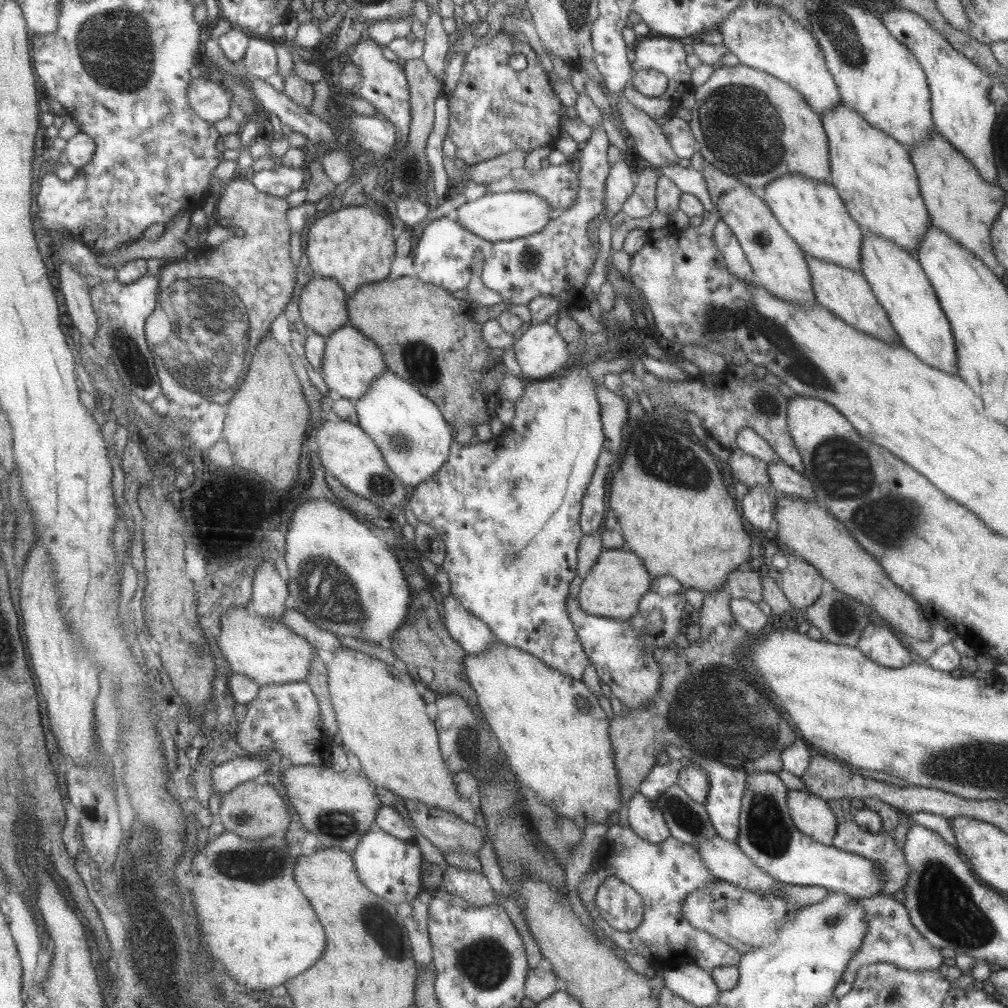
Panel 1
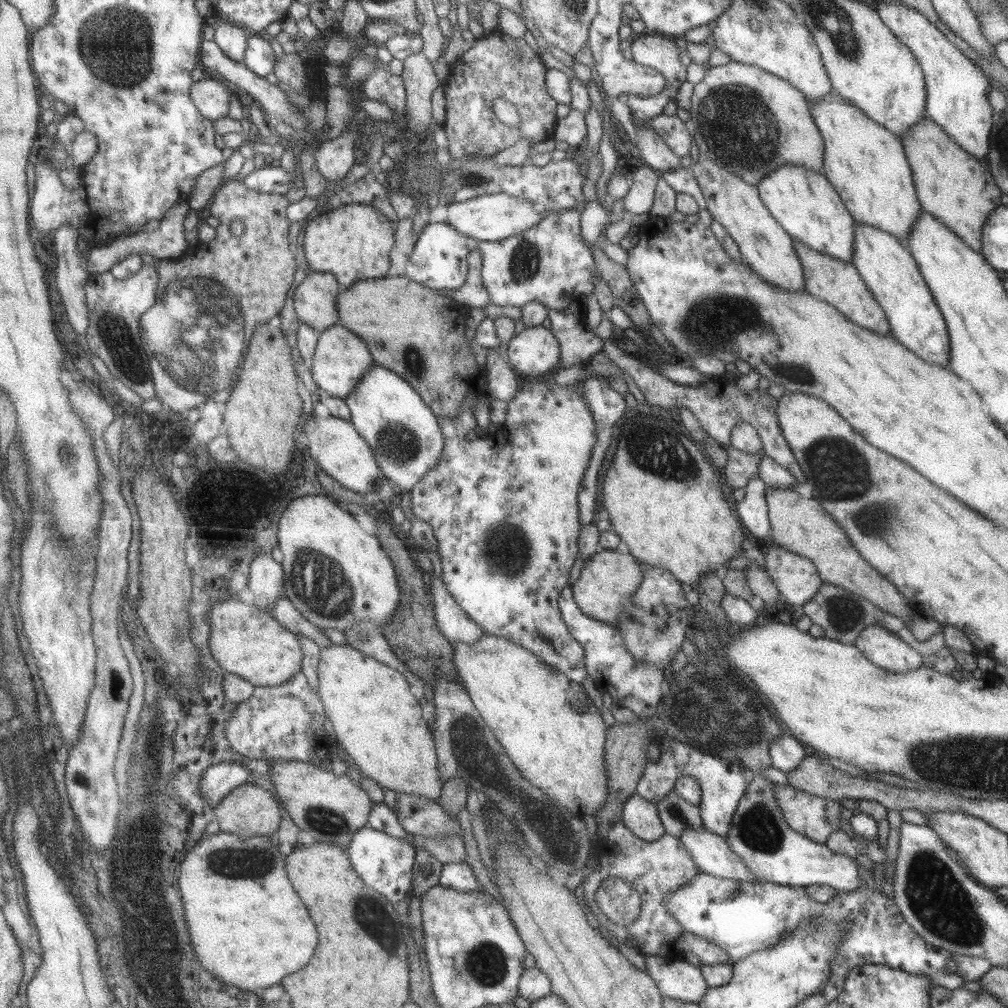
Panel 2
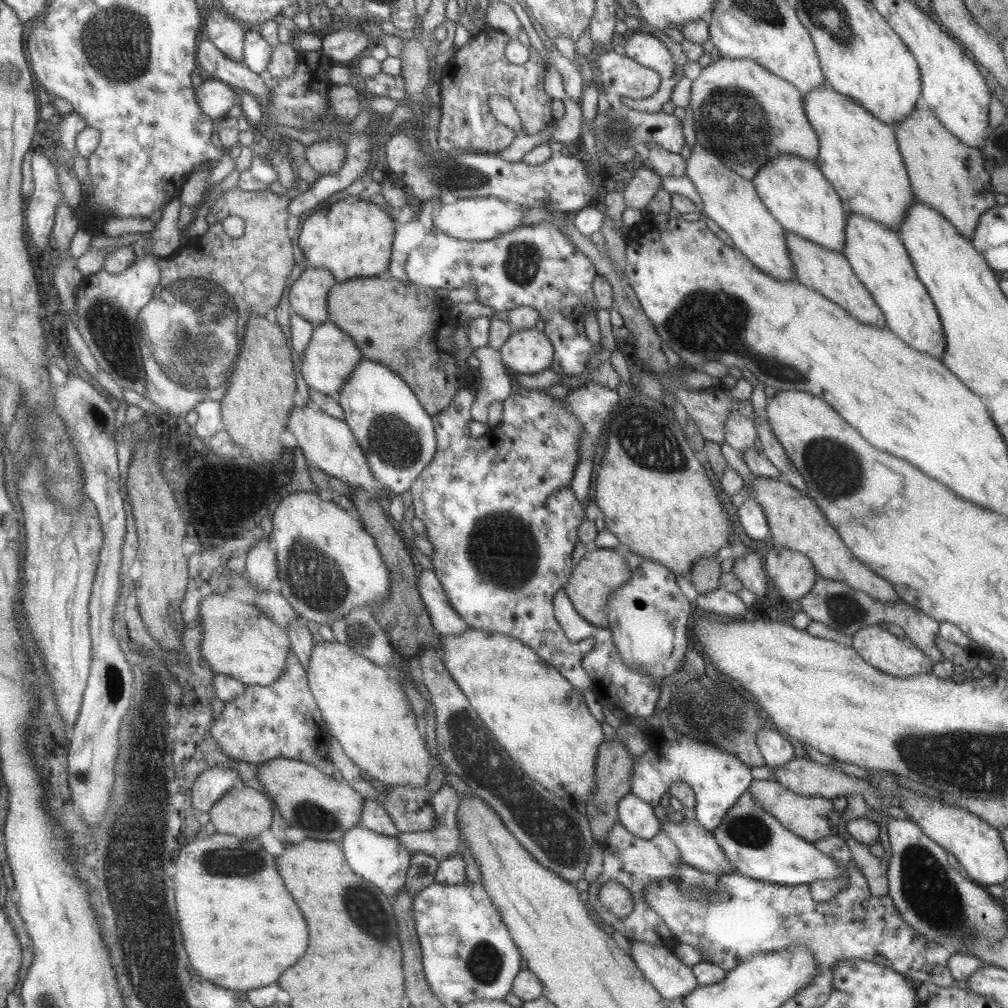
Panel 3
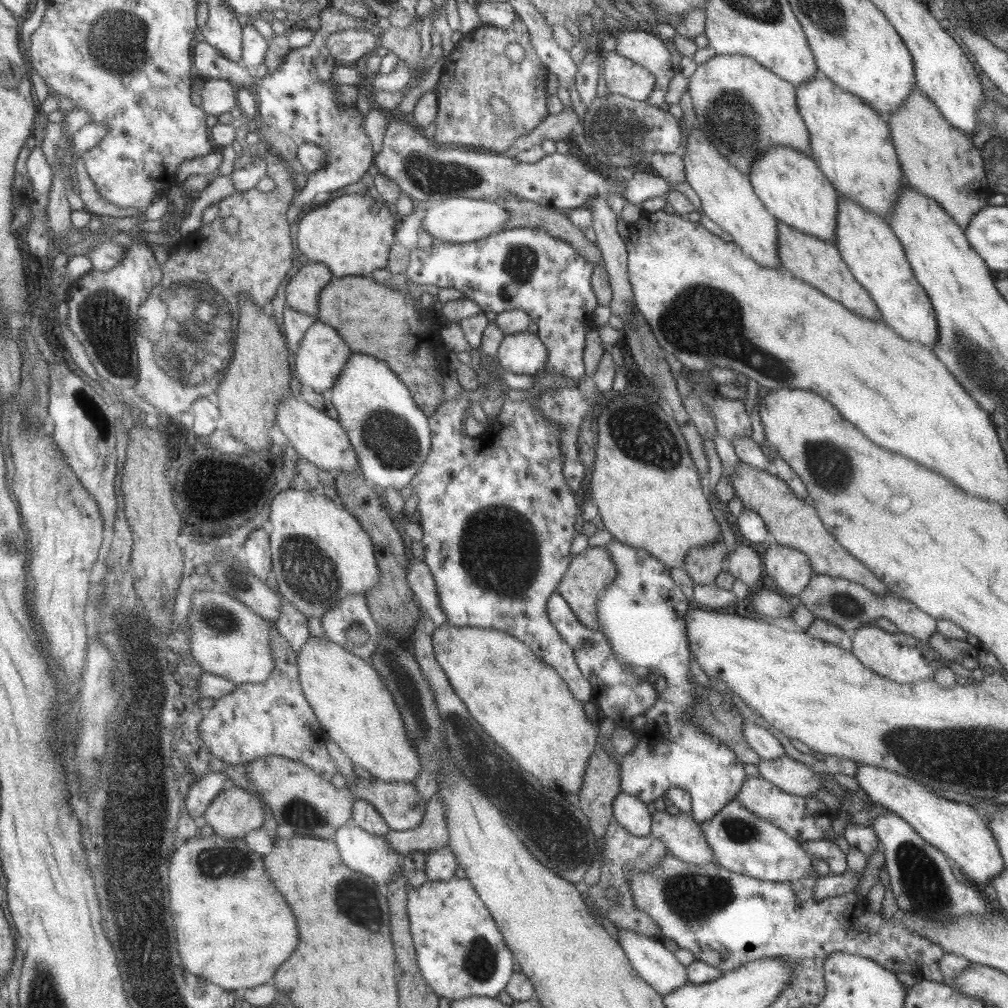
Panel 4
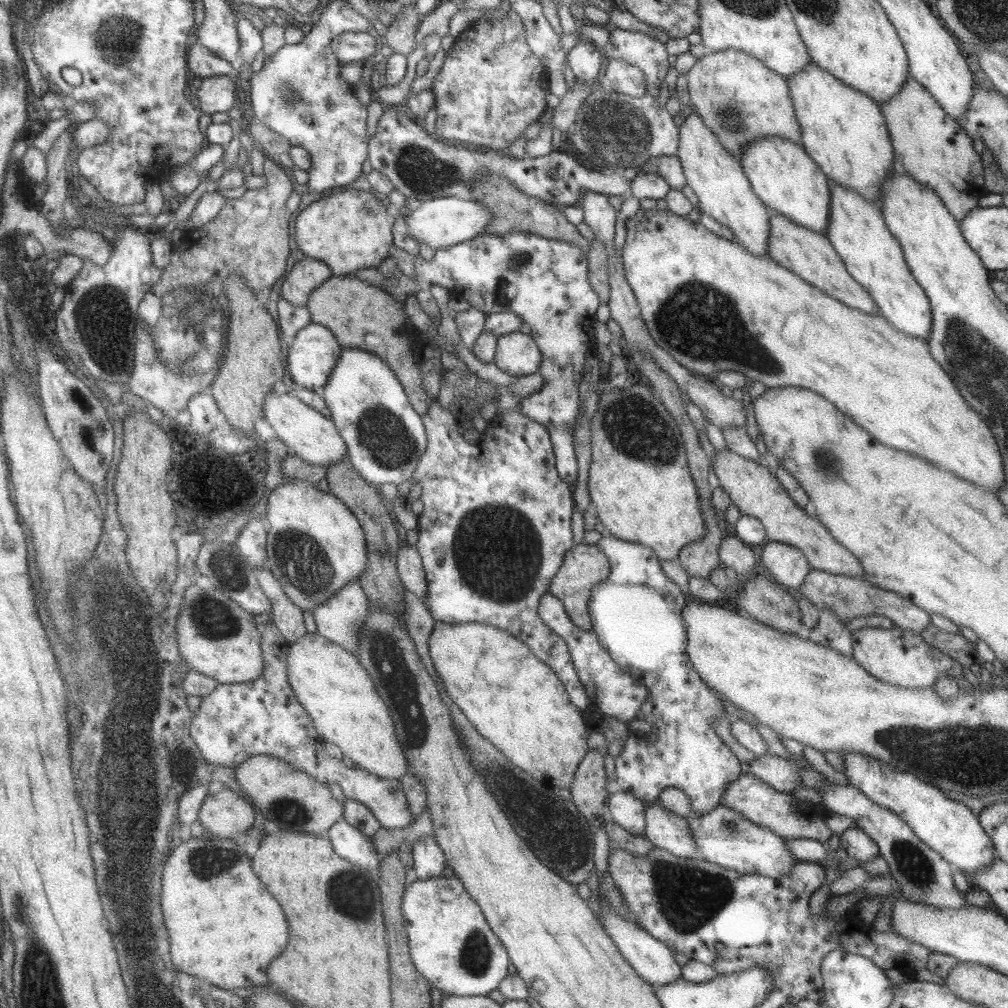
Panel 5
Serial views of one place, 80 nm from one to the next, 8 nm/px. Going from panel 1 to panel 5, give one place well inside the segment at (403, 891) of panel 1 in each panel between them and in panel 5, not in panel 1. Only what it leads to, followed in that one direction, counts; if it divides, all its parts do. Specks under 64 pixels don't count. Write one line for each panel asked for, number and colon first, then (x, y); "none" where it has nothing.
2: (385, 862)
3: (382, 859)
4: (369, 853)
5: (349, 842)

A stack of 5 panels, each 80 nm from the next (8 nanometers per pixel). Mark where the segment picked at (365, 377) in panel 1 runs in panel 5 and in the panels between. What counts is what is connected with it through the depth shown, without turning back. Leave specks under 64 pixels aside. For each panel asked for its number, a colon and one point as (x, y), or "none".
2: (341, 359)
3: (332, 356)
4: (323, 352)
5: (313, 356)

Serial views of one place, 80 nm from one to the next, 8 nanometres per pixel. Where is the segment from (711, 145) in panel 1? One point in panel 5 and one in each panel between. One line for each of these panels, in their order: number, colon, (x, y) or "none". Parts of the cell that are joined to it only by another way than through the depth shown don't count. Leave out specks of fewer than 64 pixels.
2: (749, 122)
3: (745, 115)
4: (743, 108)
5: (738, 98)

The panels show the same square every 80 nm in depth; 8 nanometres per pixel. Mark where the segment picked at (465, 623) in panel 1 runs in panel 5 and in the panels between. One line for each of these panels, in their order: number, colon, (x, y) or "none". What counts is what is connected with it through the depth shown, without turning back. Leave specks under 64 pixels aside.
2: (454, 623)
3: (444, 618)
4: (421, 580)
5: (409, 561)

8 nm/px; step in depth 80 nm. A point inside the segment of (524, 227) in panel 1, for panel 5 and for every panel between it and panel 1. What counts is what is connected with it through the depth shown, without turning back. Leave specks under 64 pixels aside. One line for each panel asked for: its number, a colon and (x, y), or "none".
2: (490, 217)
3: (477, 219)
4: (459, 220)
5: (442, 222)

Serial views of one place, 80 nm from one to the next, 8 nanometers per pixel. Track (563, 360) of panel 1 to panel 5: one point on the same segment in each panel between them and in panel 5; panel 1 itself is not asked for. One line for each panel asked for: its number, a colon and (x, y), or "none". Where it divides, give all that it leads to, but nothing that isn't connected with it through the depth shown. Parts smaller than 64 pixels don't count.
2: (533, 352)
3: (527, 351)
4: (520, 353)
5: (517, 354)

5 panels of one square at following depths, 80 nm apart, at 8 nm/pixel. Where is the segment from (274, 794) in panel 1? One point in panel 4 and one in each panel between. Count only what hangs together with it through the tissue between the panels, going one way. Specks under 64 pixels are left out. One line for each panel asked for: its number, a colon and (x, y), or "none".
2: (249, 811)
3: (244, 811)
4: (236, 811)

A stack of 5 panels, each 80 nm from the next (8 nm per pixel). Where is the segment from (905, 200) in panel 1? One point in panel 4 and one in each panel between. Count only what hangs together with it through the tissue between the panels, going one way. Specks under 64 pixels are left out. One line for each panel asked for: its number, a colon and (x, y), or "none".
2: (865, 163)
3: (858, 154)
4: (851, 144)

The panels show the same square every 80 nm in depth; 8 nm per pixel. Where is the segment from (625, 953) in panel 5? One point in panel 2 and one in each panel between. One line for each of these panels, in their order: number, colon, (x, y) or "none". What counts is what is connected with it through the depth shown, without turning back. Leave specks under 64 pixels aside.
2: (675, 979)
3: (672, 980)
4: (656, 965)

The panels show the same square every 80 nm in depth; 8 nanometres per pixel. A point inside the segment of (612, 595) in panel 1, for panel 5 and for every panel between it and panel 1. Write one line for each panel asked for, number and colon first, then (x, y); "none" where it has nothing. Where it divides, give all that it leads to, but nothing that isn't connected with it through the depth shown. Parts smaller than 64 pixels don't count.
2: (607, 579)
3: (600, 571)
4: (587, 574)
5: (584, 566)

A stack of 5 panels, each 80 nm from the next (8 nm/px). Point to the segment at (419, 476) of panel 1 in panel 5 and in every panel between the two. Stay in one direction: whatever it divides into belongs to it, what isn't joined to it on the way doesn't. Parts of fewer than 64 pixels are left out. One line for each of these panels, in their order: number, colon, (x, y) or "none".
2: (405, 434)
3: (392, 426)
4: (392, 435)
5: (386, 436)

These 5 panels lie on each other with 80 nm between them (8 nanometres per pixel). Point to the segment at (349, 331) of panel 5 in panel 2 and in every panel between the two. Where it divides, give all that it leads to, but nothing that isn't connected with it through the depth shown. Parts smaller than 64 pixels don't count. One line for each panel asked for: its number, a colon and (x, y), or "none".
2: (417, 331)
3: (407, 327)
4: (374, 319)

